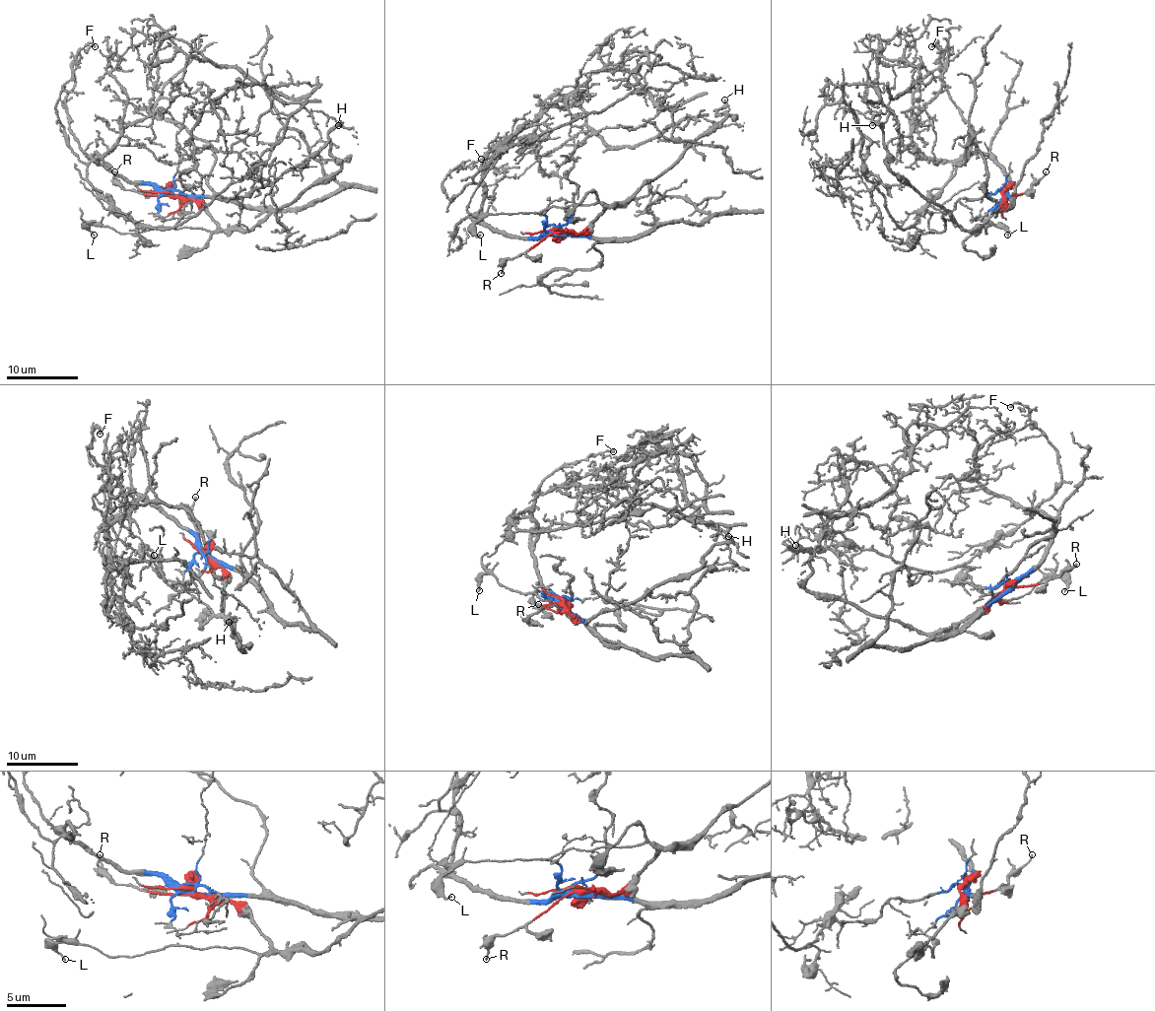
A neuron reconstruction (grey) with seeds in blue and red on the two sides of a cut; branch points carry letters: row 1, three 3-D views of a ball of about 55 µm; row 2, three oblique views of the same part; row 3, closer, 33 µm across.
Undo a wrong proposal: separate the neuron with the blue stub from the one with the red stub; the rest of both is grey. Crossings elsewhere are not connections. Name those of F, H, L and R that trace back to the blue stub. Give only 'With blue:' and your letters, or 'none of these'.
With blue: F

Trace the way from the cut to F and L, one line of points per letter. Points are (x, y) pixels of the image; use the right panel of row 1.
F: (1004, 194), (1010, 183), (981, 153), (956, 164), (974, 127), (954, 101), (934, 42), (930, 46)
L: (1004, 195), (1006, 199), (976, 232), (980, 226), (986, 234), (986, 226), (1001, 226), (1008, 235)

